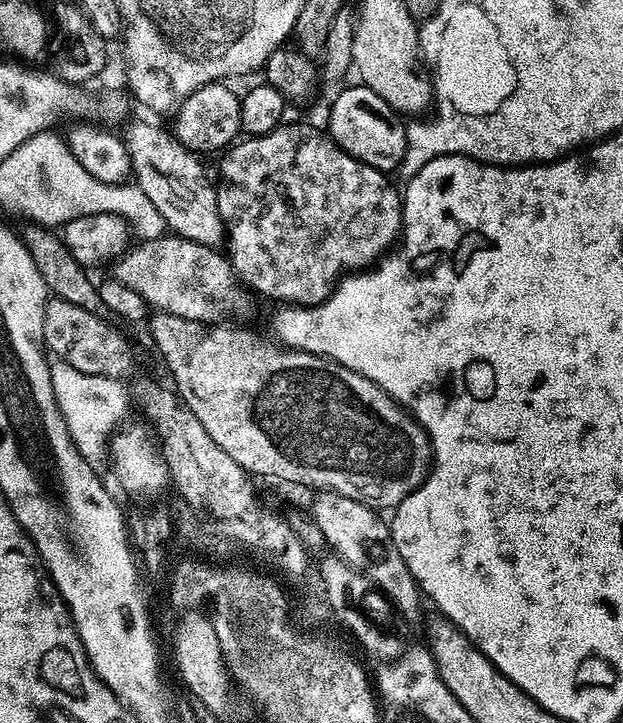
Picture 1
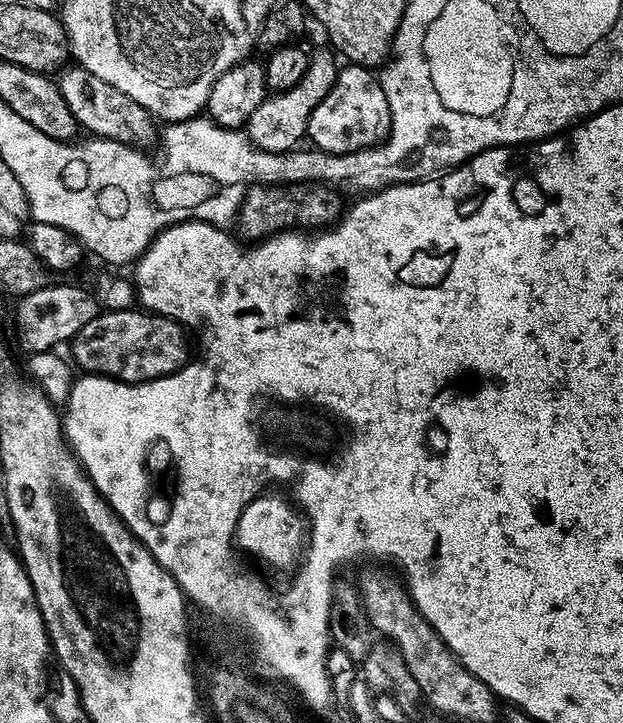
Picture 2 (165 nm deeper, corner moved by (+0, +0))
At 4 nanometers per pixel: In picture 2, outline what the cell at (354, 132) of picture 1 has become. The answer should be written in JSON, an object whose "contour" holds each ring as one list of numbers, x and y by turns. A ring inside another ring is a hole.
{"contour":[[349,63,344,67,337,71,334,86,326,94,326,98,322,98,314,114,310,114,306,133,307,139,319,151,331,152,334,156,342,156,345,152,357,152,363,148,370,148,373,144,379,144,387,137,390,130,390,106,386,102,386,94,382,90,377,73,354,63]]}

